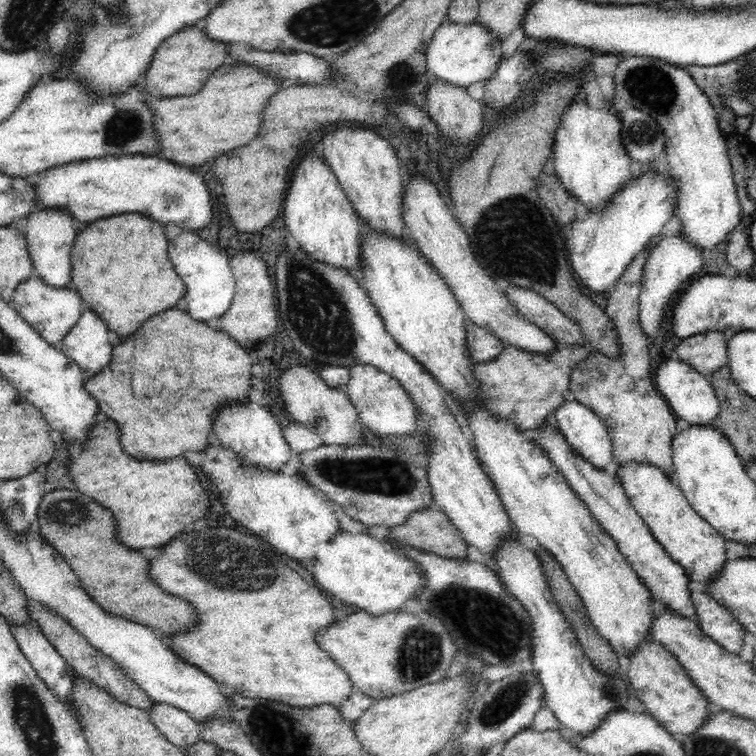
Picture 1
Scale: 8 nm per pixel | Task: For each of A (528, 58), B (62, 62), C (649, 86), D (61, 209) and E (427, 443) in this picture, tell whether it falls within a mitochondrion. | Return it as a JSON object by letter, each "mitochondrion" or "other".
{"A":"mitochondrion","B":"other","C":"mitochondrion","D":"other","E":"other"}

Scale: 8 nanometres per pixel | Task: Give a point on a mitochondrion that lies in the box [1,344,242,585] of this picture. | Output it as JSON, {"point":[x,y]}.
{"point":[70,513]}

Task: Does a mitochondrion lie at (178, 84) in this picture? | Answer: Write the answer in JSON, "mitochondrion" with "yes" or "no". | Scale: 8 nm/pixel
{"mitochondrion":"no"}

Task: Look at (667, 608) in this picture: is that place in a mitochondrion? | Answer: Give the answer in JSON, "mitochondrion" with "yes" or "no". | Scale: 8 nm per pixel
{"mitochondrion":"no"}

